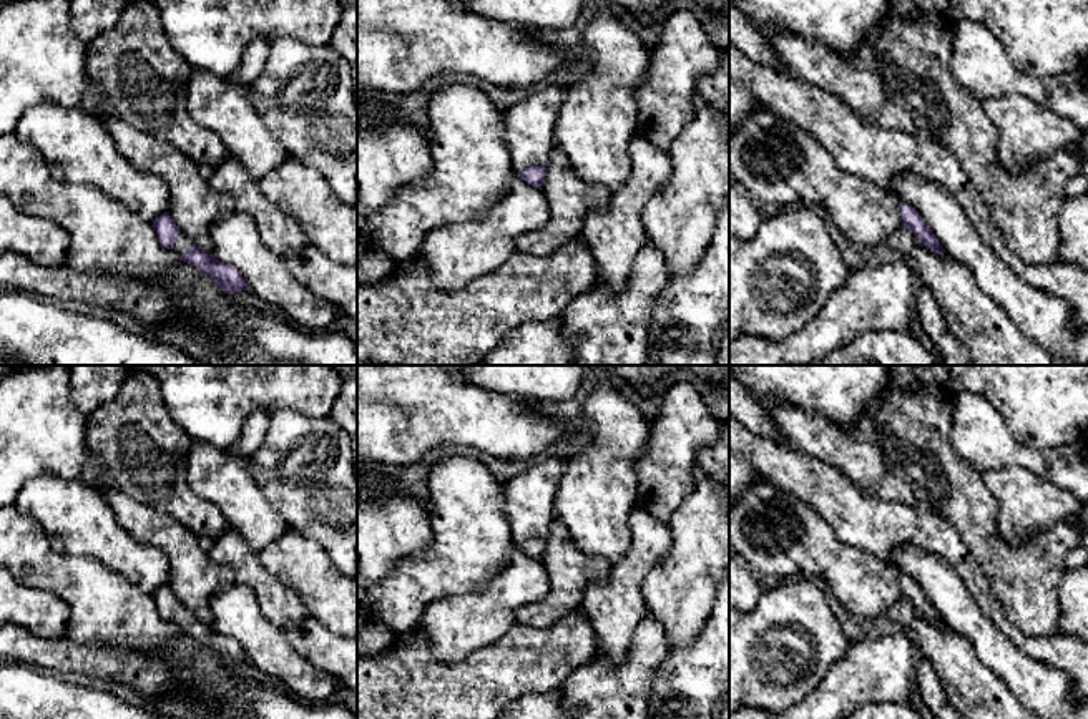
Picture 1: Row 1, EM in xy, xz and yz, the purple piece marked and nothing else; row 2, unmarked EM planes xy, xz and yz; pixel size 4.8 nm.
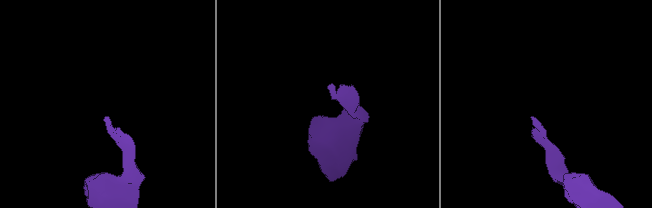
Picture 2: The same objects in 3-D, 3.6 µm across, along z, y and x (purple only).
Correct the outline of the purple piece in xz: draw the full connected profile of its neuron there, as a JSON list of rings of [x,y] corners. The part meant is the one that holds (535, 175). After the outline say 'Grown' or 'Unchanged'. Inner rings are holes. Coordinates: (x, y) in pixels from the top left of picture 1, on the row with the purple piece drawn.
[[[555,85],[537,88],[527,100],[502,113],[505,126],[505,143],[512,154],[512,163],[522,178],[533,188],[542,189],[546,176],[546,164],[555,143],[555,120],[563,103],[563,90]]]. Grown

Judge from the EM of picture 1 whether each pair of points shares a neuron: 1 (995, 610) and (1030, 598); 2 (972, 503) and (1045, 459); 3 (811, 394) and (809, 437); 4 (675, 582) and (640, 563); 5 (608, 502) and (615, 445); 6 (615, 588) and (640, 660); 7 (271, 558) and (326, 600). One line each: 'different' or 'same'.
1: different
2: different
3: different
4: different
5: same
6: different
7: same

